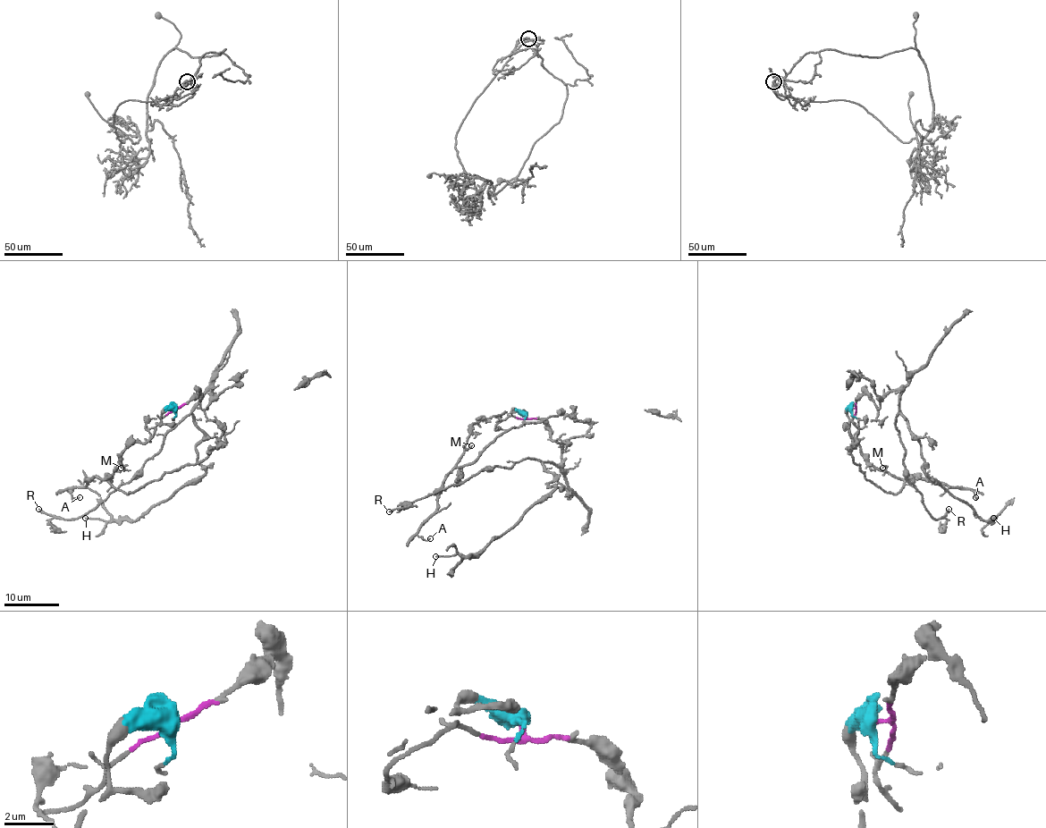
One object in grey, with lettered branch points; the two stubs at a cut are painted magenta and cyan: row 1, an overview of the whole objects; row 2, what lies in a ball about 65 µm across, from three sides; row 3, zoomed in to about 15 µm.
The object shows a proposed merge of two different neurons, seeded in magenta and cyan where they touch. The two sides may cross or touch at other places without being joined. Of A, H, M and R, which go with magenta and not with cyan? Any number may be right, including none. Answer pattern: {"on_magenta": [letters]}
{"on_magenta": ["H", "R"]}

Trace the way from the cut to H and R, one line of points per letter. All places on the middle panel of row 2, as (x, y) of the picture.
H: (527, 416), (562, 450), (562, 460), (543, 463), (555, 487), (476, 553), (435, 556)
R: (527, 416), (548, 426), (550, 437), (560, 443), (560, 463), (524, 458), (510, 468), (484, 468), (389, 511)

